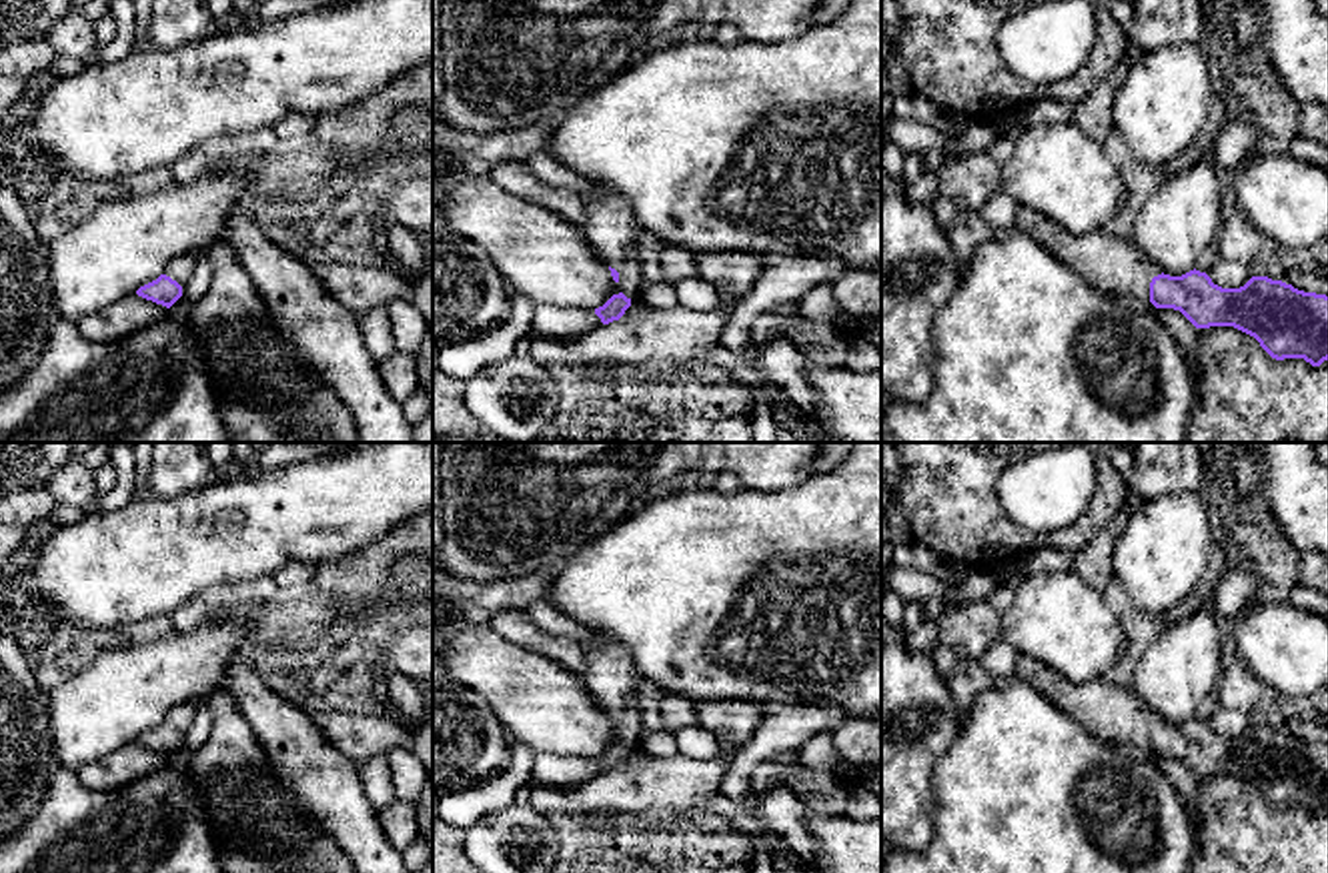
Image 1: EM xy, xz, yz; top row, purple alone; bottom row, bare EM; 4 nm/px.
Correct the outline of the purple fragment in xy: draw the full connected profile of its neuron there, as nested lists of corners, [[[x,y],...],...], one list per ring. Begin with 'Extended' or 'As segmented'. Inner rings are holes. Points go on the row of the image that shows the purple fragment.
Extended. [[[182,254],[170,260],[164,272],[156,280],[140,286],[136,294],[170,308],[182,296],[182,286],[194,274],[196,260],[198,254]]]

